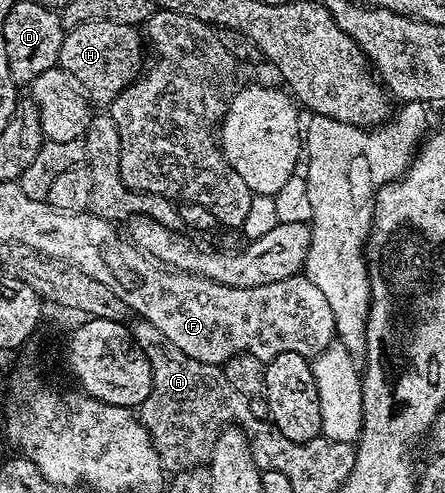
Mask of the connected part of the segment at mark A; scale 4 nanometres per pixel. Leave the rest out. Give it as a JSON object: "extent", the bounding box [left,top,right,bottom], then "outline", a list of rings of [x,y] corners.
{"extent":[133,320,252,471],"outline":[[[134,320],[133,323],[137,327],[137,334],[133,339],[135,341],[141,337],[141,342],[137,345],[143,352],[149,349],[145,357],[149,360],[150,371],[153,373],[151,395],[147,395],[147,399],[139,407],[139,416],[142,425],[149,432],[155,451],[161,457],[161,464],[166,470],[173,469],[172,471],[204,466],[210,460],[217,434],[225,426],[233,423],[235,418],[250,417],[252,412],[241,400],[241,396],[233,390],[231,383],[227,383],[227,375],[221,365],[203,363],[199,359],[191,359],[191,355],[181,357],[183,351],[179,351],[179,347],[175,347],[165,337],[157,337],[157,349],[161,349],[161,353],[153,353],[153,345],[149,345],[149,337],[145,337],[145,329],[141,329],[138,320]]]}

